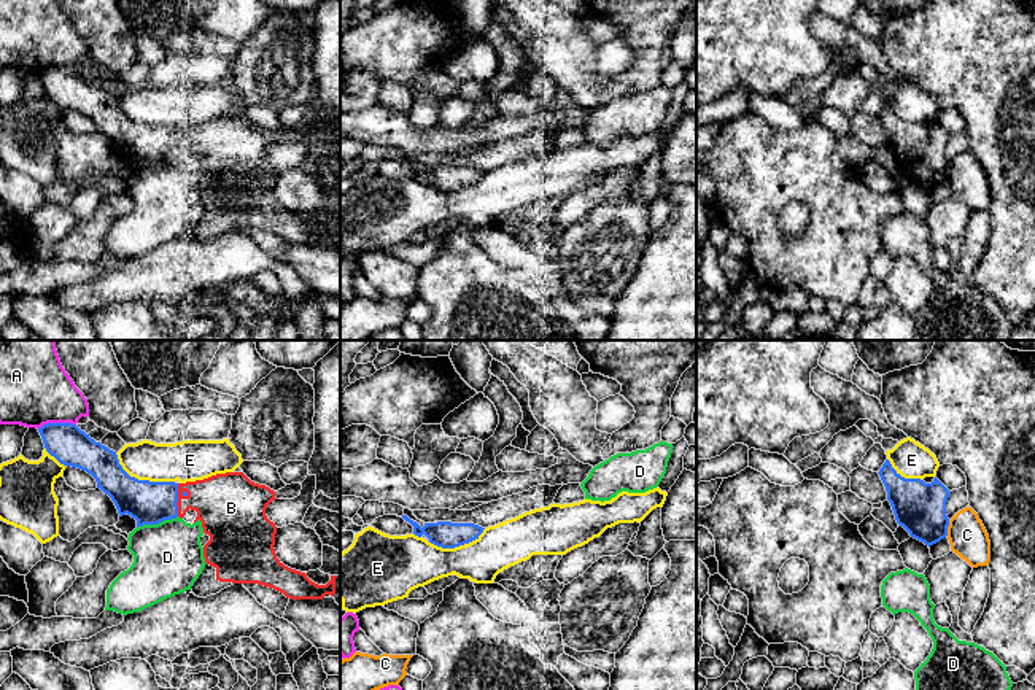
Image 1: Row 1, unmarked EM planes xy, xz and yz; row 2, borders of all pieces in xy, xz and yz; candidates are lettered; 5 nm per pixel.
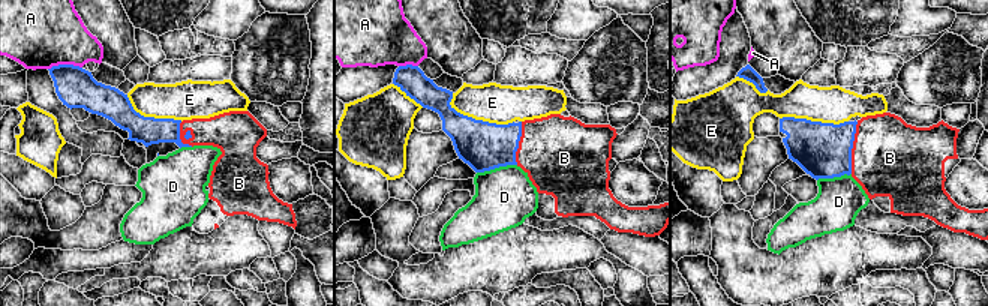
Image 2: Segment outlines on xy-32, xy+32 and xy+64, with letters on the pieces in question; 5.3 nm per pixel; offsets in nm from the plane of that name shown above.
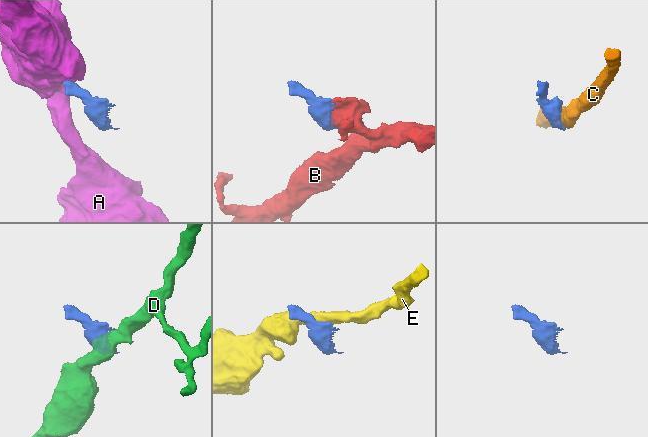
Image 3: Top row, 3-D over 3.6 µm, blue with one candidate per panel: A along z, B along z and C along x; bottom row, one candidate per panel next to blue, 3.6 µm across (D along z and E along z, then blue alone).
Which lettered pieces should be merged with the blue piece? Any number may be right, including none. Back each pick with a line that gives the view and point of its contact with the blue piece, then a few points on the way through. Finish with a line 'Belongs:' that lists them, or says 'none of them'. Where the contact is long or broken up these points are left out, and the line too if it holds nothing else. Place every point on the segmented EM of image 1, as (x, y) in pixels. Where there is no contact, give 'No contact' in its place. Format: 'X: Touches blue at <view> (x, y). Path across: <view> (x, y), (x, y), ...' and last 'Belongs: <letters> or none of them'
B: Touches blue at xy (177, 500)
Belongs: B

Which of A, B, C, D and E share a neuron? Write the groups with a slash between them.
A / B / C / D / E

